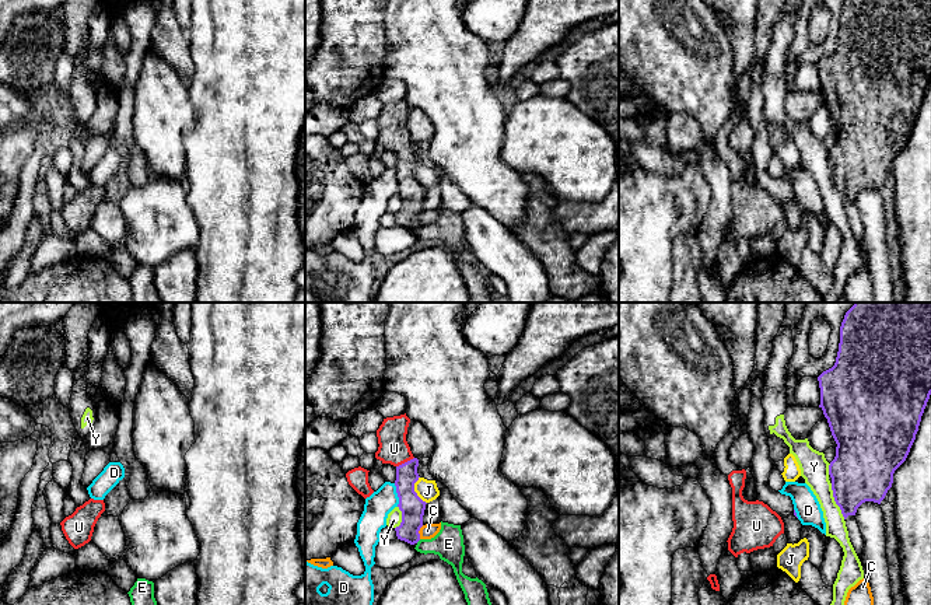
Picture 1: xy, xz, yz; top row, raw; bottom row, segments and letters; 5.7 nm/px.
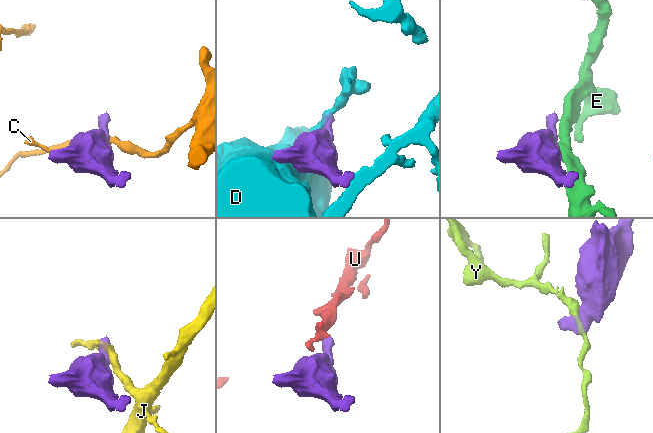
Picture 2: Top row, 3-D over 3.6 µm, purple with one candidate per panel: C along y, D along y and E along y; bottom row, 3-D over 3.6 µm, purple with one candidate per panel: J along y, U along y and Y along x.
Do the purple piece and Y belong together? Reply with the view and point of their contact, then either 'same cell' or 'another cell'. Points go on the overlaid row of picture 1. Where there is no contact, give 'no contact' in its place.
yz (835, 500) | another cell

